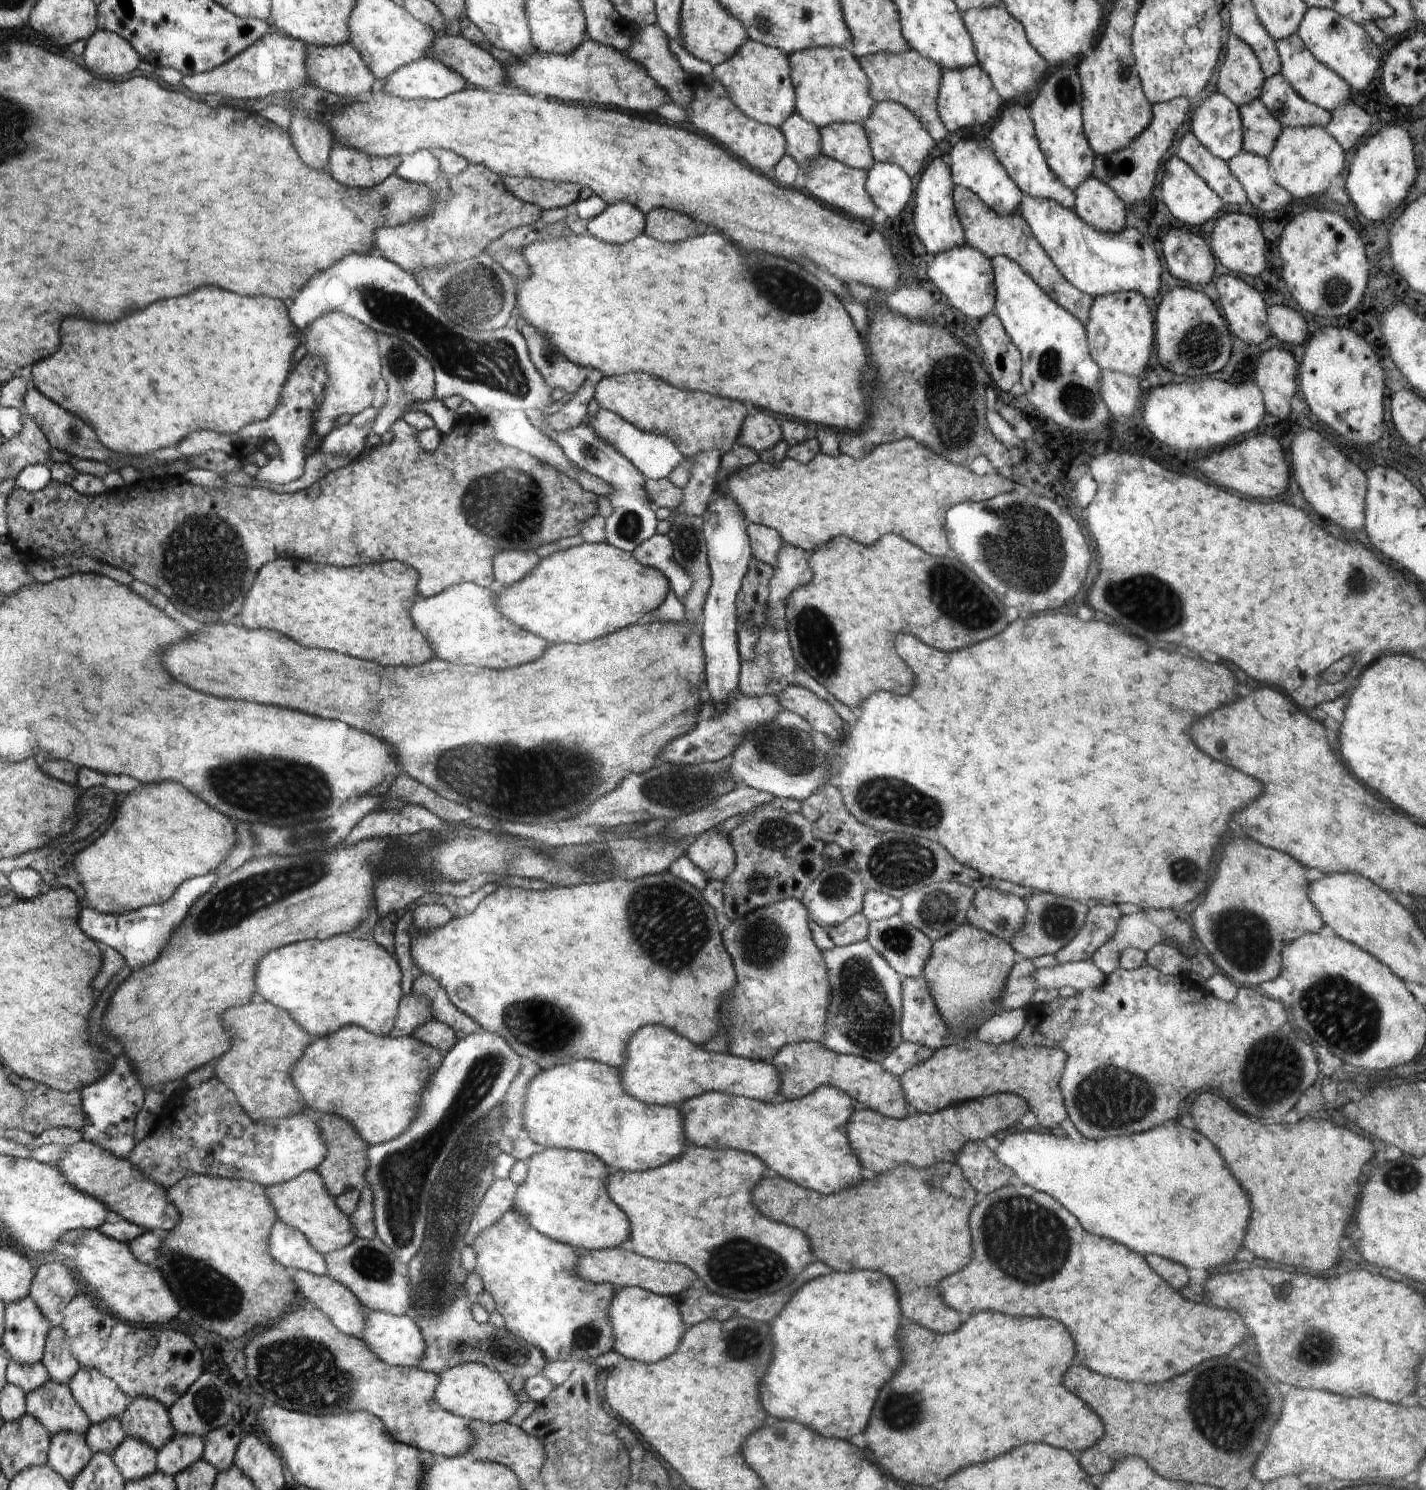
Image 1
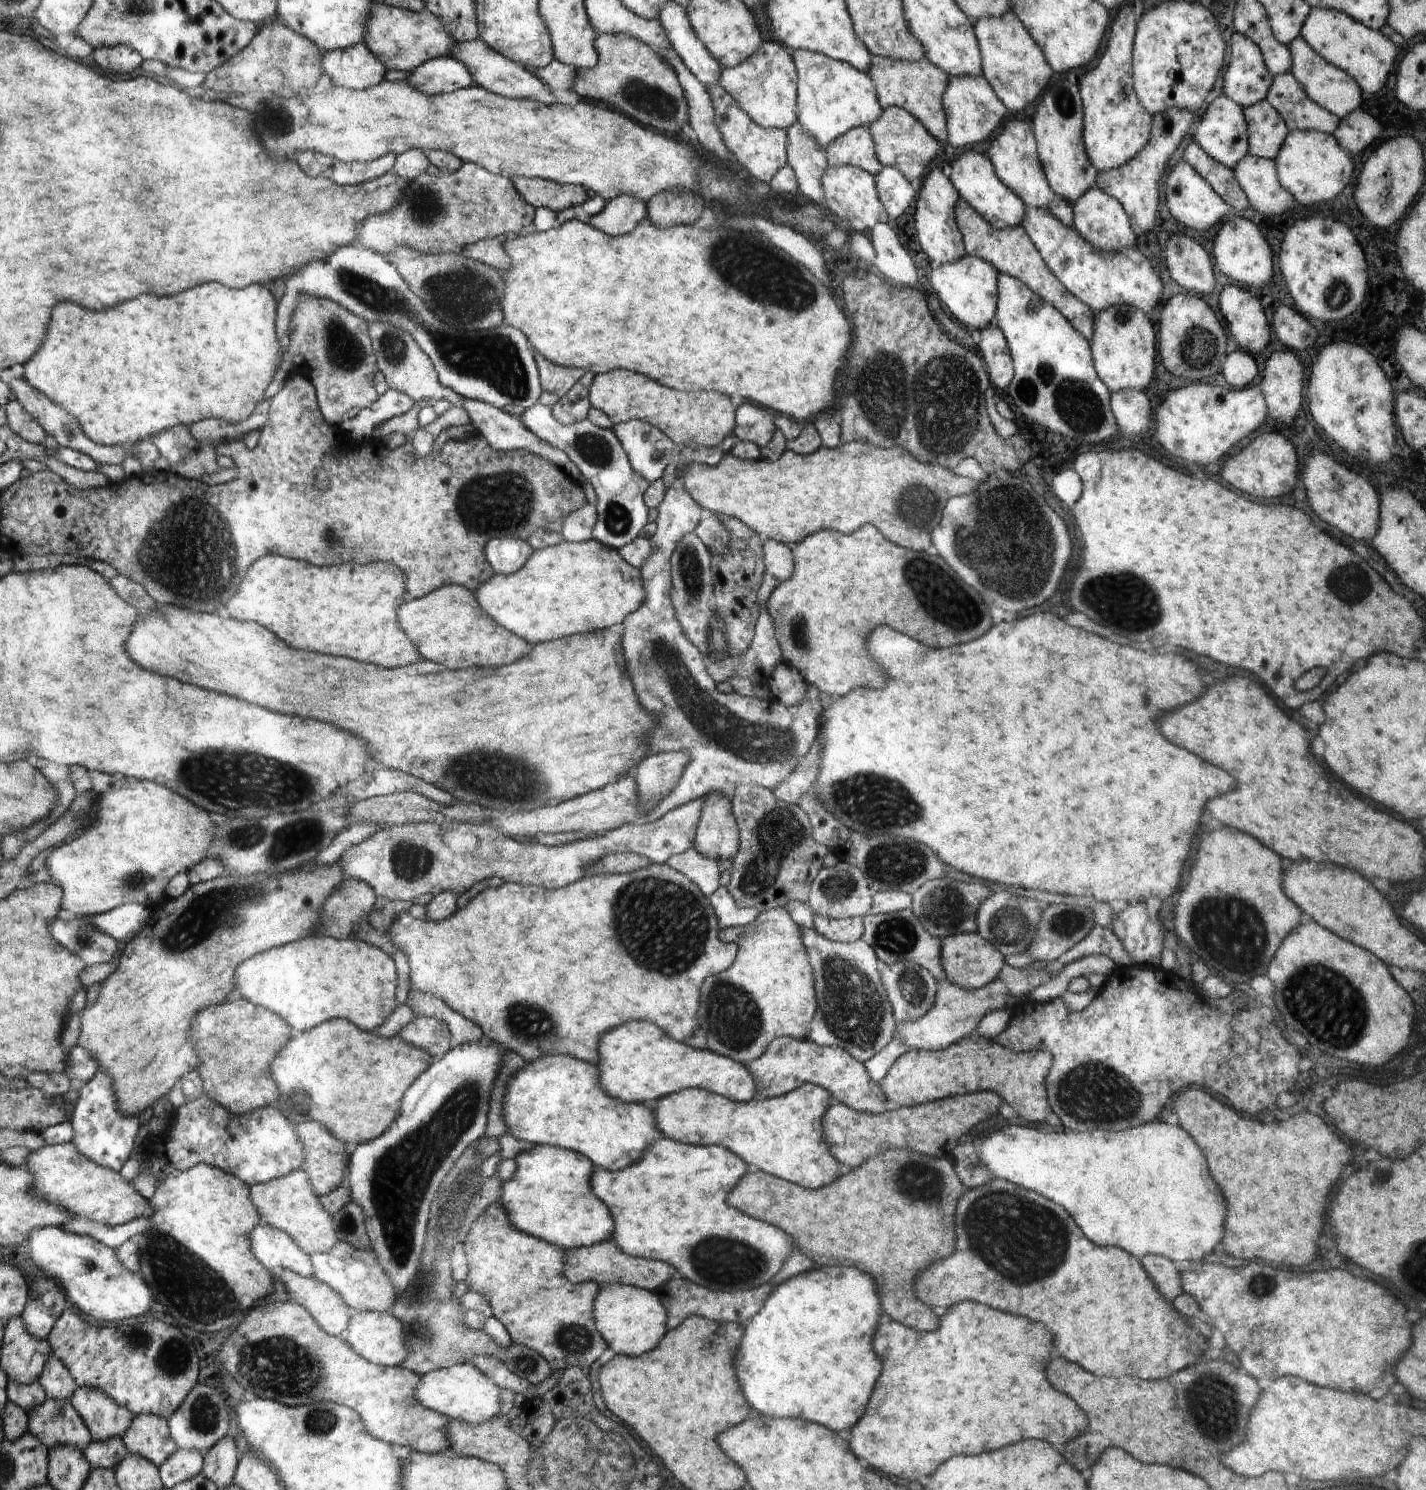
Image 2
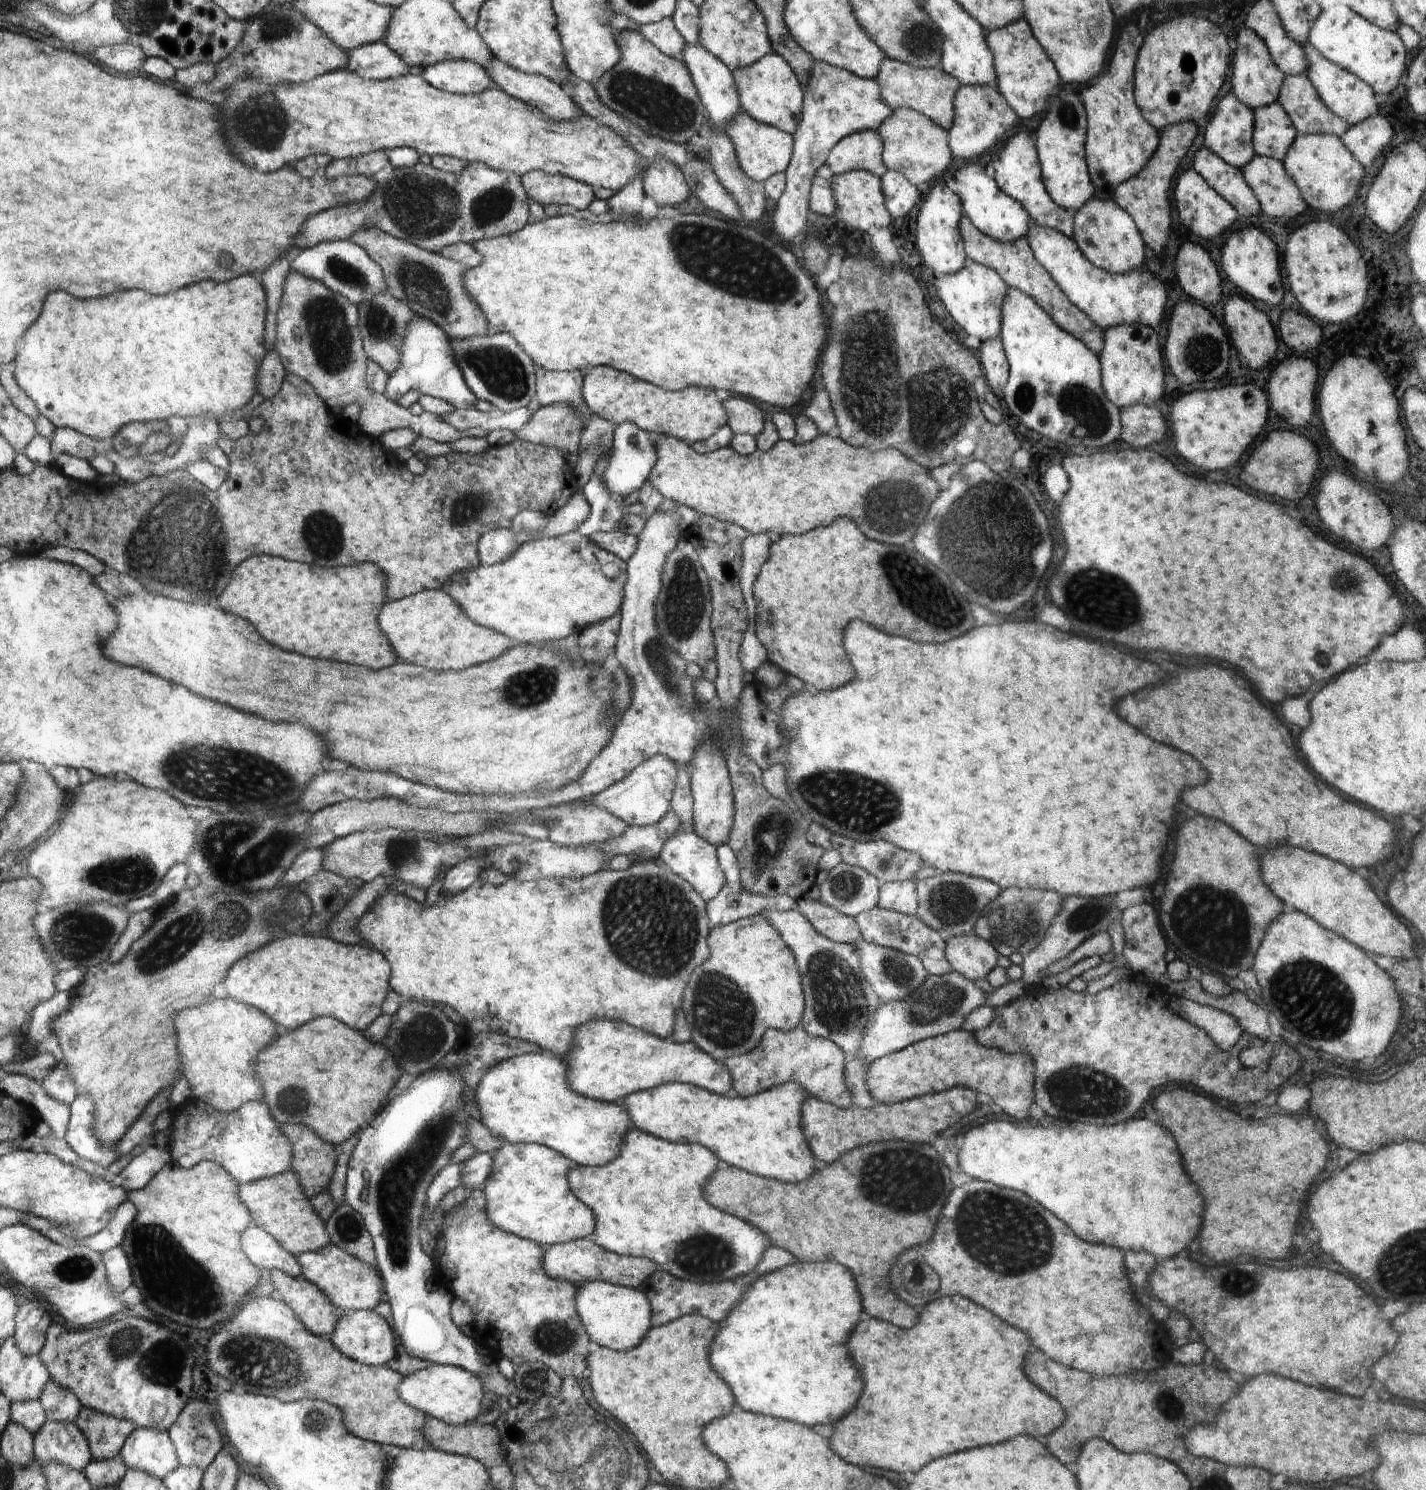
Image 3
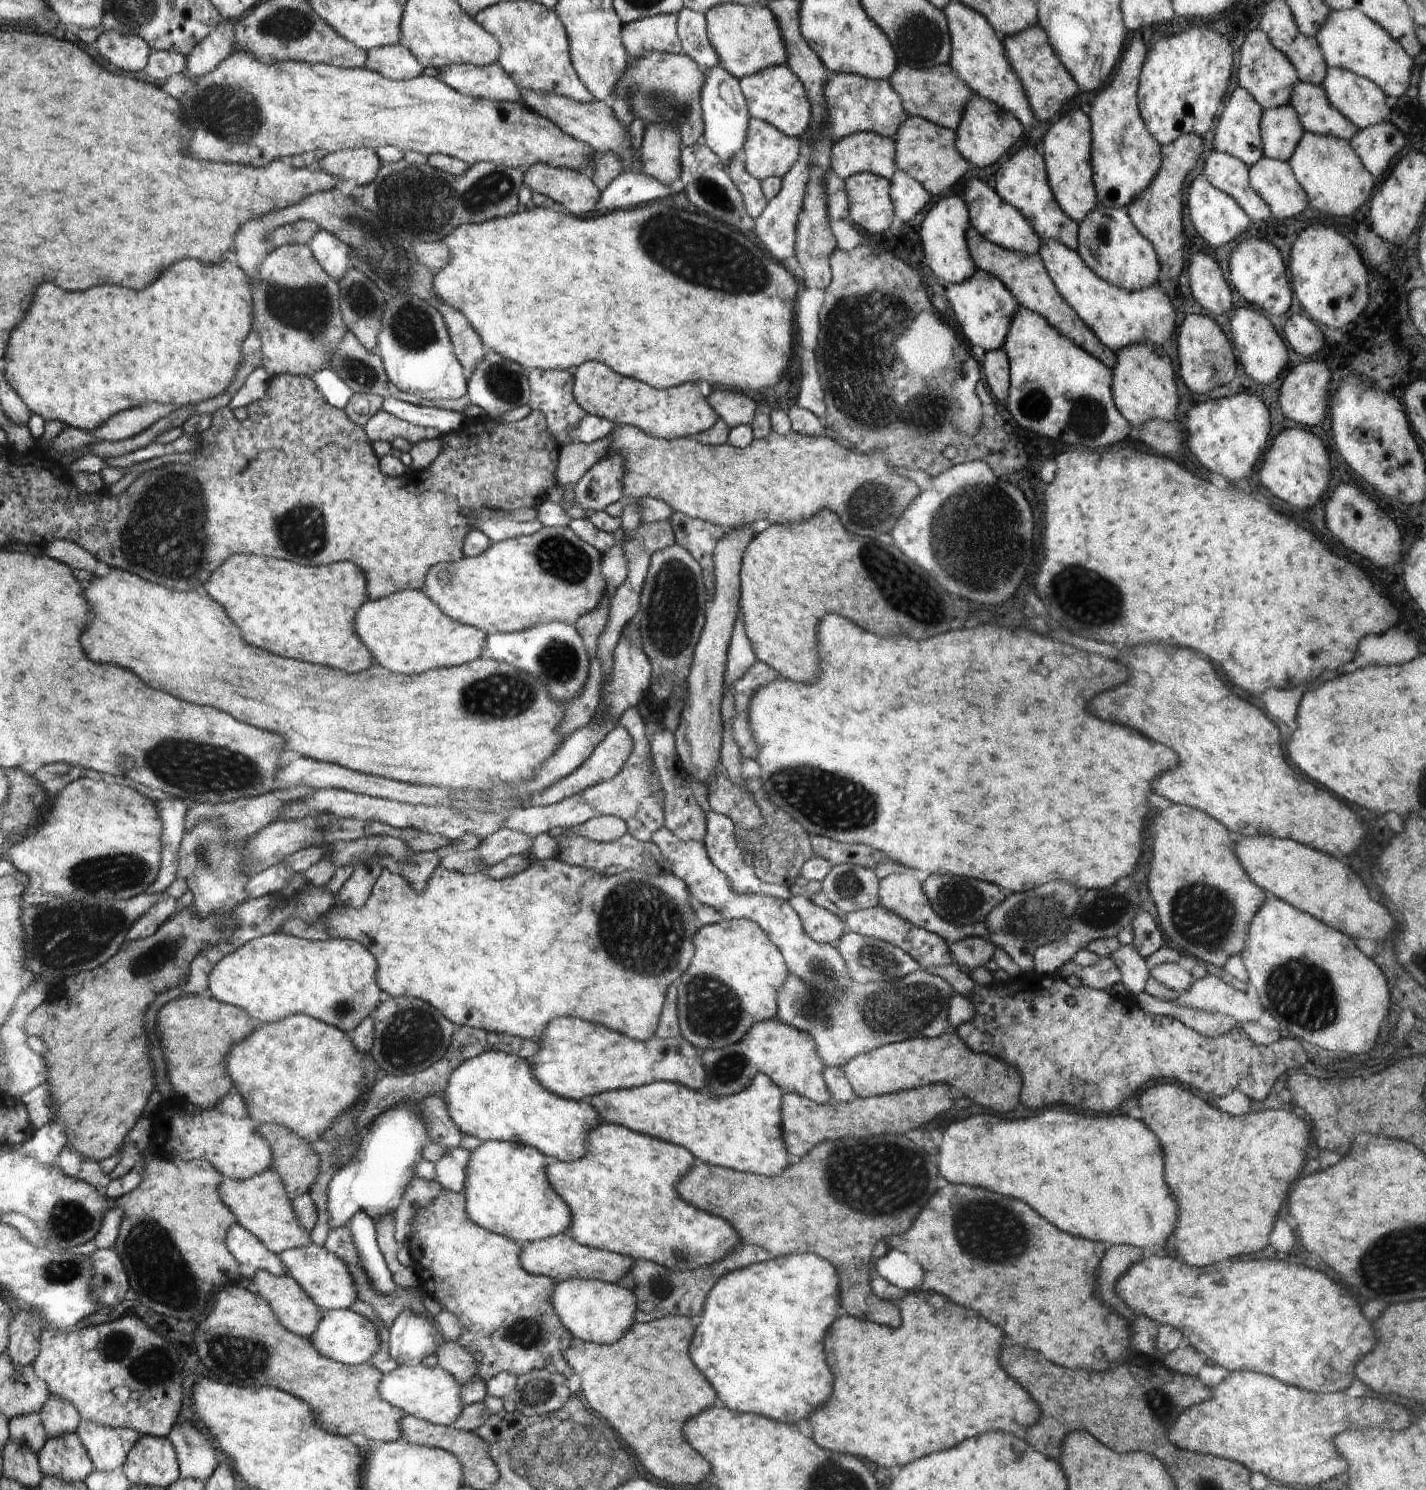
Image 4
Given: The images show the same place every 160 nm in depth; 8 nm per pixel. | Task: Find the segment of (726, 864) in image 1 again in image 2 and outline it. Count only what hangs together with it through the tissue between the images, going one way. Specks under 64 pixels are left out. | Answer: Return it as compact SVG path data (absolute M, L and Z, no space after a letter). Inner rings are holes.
M712 792L701 808L701 817L697 826L693 847L705 857L715 861L732 861L739 851L739 830L729 802L720 792Z

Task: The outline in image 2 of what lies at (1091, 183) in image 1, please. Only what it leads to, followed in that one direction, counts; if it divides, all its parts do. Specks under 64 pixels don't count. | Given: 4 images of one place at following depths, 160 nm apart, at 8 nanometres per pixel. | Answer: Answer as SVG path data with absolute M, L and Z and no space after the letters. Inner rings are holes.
M1090 187L1073 205L1073 227L1083 236L1087 243L1103 251L1124 251L1136 244L1129 216L1124 207L1113 196L1096 187Z

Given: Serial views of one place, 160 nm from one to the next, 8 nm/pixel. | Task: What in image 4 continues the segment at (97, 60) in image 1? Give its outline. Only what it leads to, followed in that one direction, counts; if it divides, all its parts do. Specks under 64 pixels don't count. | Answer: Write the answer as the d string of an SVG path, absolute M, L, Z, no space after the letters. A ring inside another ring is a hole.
M103 31L95 44L106 62L126 72L145 70L152 52L144 38L118 31Z

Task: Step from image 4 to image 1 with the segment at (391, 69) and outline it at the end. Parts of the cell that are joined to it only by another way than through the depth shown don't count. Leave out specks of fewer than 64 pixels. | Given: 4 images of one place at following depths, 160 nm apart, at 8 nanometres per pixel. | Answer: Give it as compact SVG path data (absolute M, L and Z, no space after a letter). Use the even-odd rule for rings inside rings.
M350 42L336 46L306 45L306 52L308 52L306 56L308 86L327 90L332 94L336 93L338 96L348 96L348 98L366 97L370 94L376 76L366 64L366 60L362 58L361 53L358 52L358 48Z

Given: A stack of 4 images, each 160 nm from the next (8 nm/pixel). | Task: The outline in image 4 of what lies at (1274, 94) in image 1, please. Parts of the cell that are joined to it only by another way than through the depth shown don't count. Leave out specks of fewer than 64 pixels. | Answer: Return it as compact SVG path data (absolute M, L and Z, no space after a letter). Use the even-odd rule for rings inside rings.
M1300 80L1292 87L1289 104L1294 107L1304 131L1349 141L1359 131L1334 108L1321 85Z

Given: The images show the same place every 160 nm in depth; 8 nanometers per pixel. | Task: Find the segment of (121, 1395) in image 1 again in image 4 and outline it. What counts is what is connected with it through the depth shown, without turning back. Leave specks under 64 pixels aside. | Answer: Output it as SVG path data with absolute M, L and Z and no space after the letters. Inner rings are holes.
M82 1419L76 1433L89 1453L93 1467L100 1472L124 1467L130 1450L140 1440L133 1428L97 1425Z

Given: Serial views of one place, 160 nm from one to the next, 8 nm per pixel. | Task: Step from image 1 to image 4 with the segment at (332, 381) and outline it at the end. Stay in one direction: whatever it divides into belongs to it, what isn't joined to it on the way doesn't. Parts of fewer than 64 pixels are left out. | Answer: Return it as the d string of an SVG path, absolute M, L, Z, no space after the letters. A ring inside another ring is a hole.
M282 245L270 253L259 266L257 275L250 279L253 291L254 328L261 336L262 366L269 377L288 373L311 376L328 369L330 359L345 339L348 325L341 315L340 285L322 268L308 245ZM378 411L373 414L363 426L369 439L392 441L394 438L406 438L412 444L421 440L432 440L442 436L439 429L432 427L421 427L386 411Z

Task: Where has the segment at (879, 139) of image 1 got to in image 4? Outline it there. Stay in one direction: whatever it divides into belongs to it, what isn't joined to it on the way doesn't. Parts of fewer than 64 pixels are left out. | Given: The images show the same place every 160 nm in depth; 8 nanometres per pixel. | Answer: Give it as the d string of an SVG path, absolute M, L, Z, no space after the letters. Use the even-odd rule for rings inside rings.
M907 116L892 140L897 170L918 181L930 196L940 196L948 192L970 169L968 160L956 148L956 131L938 126L922 117Z

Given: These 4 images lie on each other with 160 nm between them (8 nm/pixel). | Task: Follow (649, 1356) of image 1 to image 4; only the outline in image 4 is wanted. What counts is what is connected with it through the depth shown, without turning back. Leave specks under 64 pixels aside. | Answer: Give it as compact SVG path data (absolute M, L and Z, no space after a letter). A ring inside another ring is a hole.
M568 1279L556 1283L553 1305L561 1324L573 1336L589 1343L617 1343L636 1322L637 1298L622 1284L596 1279Z

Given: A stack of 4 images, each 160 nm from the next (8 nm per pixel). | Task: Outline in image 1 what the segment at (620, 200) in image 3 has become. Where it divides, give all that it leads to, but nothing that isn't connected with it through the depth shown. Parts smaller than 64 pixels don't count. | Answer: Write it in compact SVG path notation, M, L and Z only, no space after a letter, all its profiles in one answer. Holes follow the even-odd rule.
M627 202L614 203L585 223L588 232L598 240L626 244L643 233L645 214Z

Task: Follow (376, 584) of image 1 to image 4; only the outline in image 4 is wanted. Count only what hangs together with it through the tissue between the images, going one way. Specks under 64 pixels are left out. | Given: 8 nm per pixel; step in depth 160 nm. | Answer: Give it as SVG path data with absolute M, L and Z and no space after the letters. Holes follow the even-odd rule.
M238 554L226 560L226 564L222 564L222 568L214 572L214 576L210 576L204 588L210 598L218 600L218 604L222 604L226 612L230 612L230 618L234 620L234 624L238 624L238 628L242 628L242 636L246 636L248 644L286 658L326 664L330 668L340 668L346 672L362 672L372 664L370 649L357 633L357 612L368 600L366 584L368 580L365 572L352 562L312 568L276 558Z

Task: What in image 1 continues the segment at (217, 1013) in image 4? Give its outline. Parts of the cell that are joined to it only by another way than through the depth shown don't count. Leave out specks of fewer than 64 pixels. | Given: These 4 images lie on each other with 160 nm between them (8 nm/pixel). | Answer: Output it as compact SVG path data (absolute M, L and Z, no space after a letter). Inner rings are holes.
M254 1002L240 1008L230 1008L222 1018L224 1018L224 1024L228 1024L228 1028L234 1030L236 1040L234 1040L234 1048L230 1047L230 1050L215 1062L215 1075L218 1080L234 1092L241 1107L253 1116L254 1121L300 1115L300 1092L296 1090L290 1078L290 1070L293 1072L296 1060L310 1046L310 1036L290 1018L286 1010L266 1002L258 1002L258 1004Z

